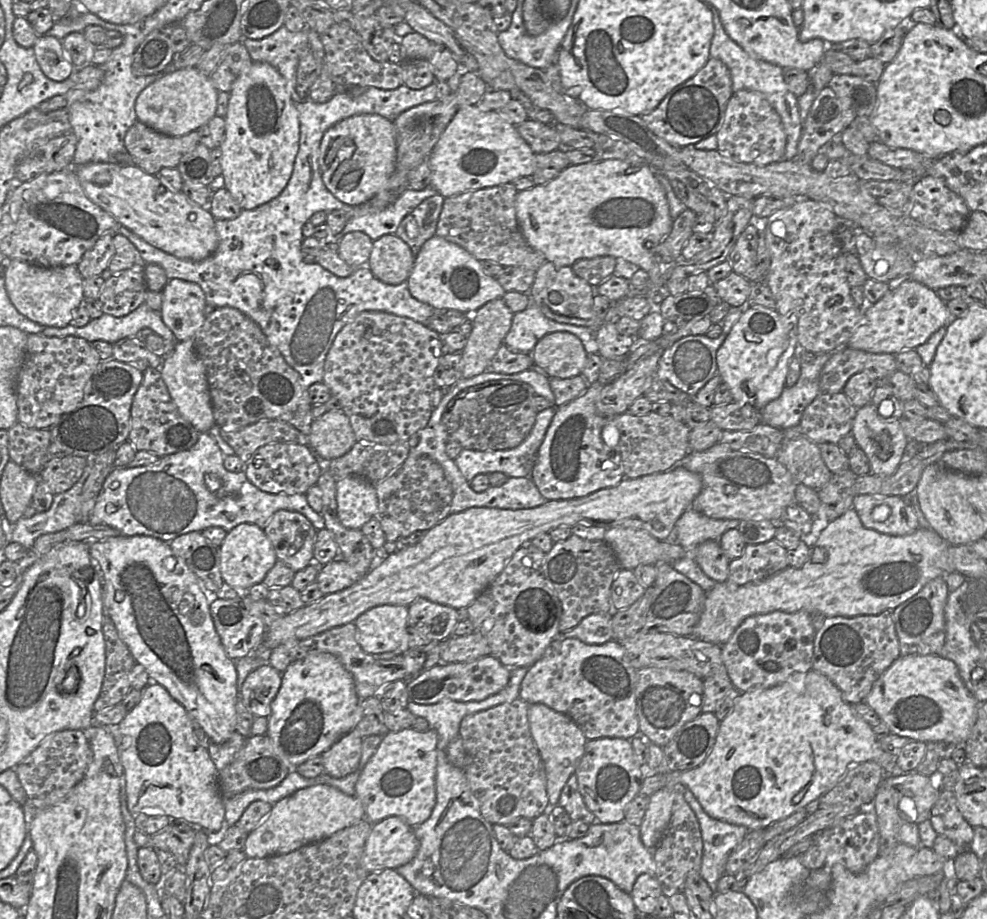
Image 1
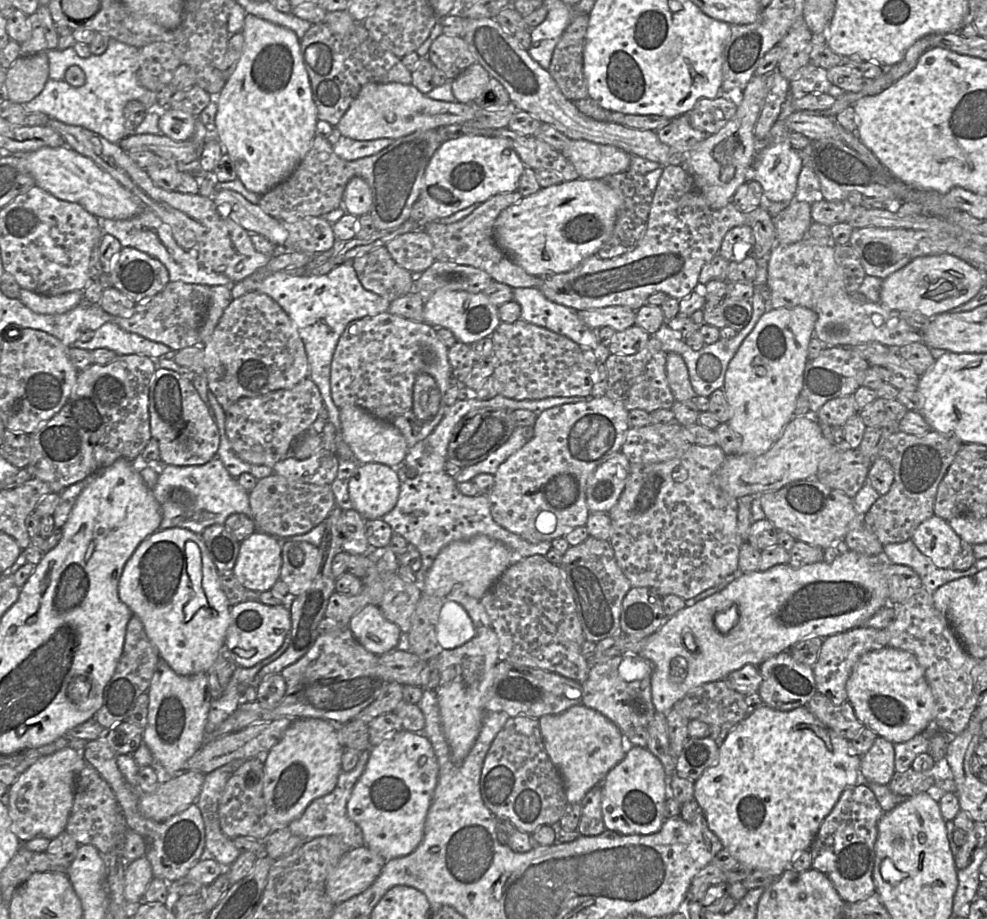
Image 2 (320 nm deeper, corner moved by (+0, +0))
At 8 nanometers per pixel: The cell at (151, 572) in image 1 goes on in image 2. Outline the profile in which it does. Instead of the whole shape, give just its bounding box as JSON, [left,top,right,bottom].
[118,527,230,675]

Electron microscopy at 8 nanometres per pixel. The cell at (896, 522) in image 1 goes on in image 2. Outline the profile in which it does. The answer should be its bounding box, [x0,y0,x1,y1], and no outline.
[911,515,963,569]

